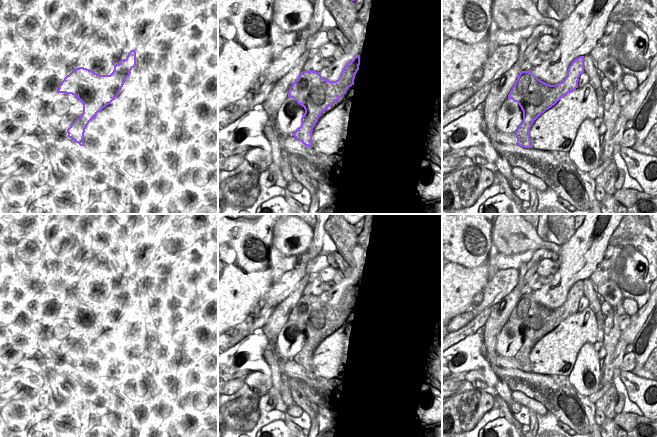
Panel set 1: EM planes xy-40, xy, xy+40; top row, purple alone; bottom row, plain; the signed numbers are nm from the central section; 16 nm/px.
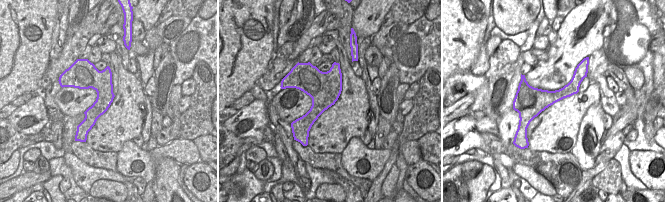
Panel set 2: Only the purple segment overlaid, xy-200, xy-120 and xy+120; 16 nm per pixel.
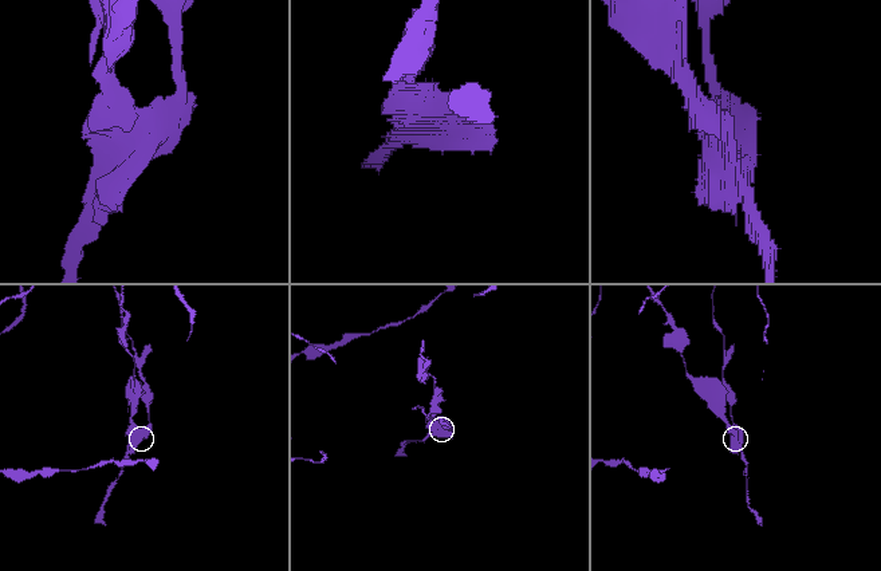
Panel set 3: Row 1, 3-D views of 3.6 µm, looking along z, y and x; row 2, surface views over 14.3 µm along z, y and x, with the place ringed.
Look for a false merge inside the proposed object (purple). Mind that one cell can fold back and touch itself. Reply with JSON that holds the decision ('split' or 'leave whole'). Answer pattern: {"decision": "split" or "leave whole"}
{"decision": "split"}

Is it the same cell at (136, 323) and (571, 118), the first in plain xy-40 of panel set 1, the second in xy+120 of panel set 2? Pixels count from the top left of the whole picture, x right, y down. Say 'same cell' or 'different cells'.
same cell

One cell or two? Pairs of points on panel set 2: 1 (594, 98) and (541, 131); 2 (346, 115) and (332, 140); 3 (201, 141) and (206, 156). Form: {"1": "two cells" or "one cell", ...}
{"1": "one cell", "2": "one cell", "3": "one cell"}

